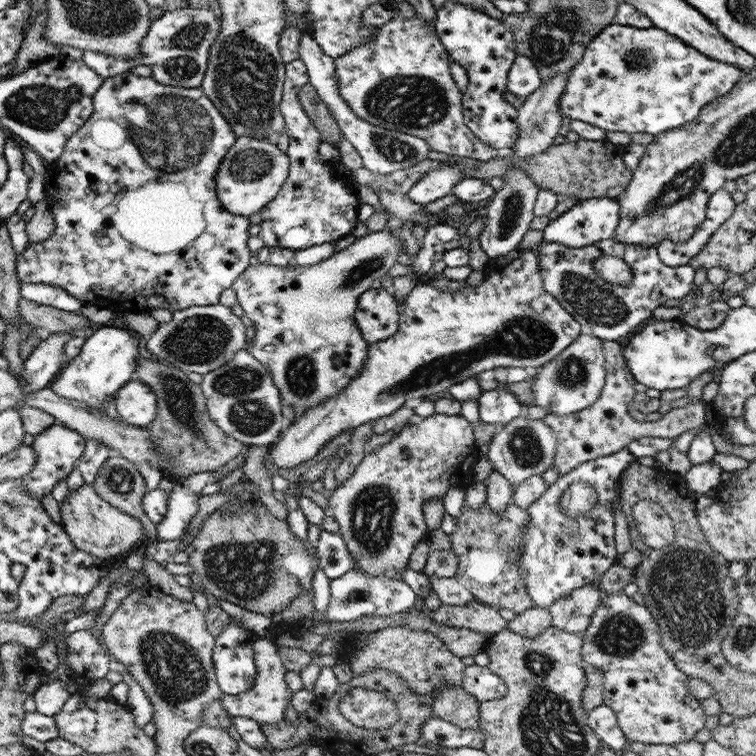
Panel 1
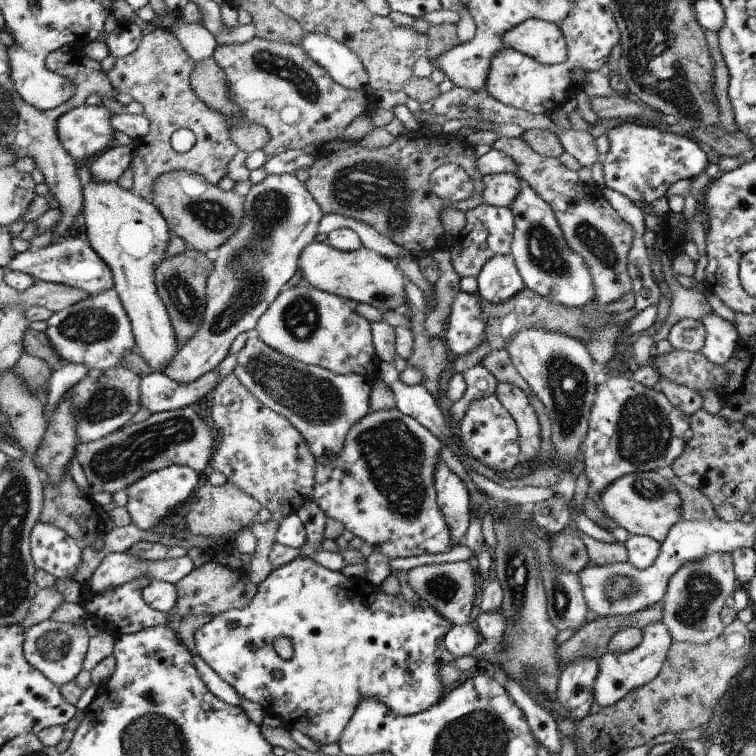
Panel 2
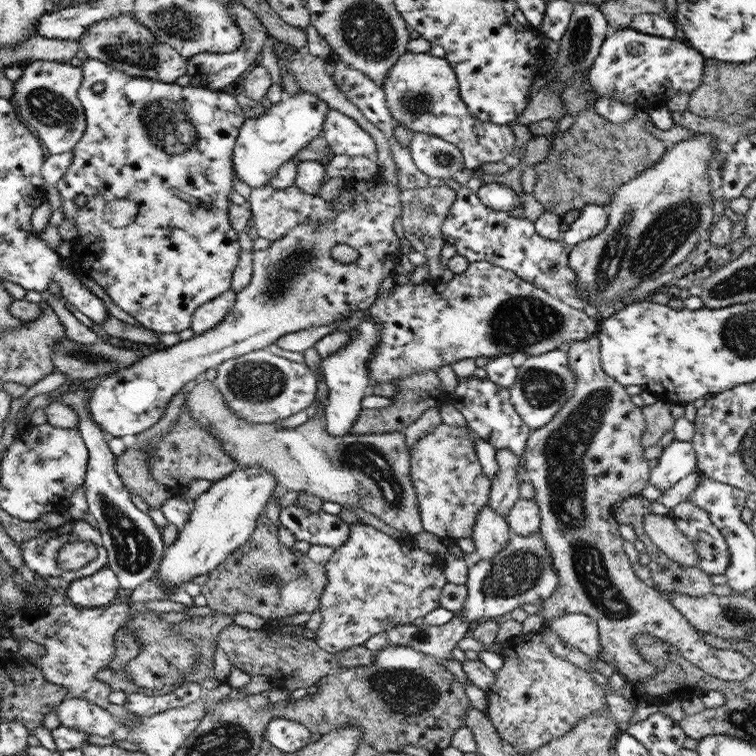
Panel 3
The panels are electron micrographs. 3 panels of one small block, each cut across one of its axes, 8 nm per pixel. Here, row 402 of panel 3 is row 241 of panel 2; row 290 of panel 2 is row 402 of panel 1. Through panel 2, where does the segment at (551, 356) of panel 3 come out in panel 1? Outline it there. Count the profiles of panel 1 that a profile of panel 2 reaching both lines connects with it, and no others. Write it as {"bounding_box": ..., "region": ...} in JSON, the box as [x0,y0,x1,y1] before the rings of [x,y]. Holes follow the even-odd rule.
{"bounding_box":[531,332,606,415],"region":[[[581,332],[555,360],[540,366],[531,384],[533,390],[531,406],[542,406],[557,415],[580,412],[592,406],[605,385],[606,365],[602,341],[601,338]]]}

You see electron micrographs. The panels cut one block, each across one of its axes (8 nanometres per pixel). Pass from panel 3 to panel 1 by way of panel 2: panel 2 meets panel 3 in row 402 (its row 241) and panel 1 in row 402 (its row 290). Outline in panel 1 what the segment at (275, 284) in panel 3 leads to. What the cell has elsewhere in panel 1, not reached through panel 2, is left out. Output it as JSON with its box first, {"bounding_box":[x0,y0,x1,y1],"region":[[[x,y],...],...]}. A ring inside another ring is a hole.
{"bounding_box":[115,381,157,428],"region":[[[128,381],[118,390],[115,397],[122,421],[146,428],[156,418],[157,396],[143,382]]]}

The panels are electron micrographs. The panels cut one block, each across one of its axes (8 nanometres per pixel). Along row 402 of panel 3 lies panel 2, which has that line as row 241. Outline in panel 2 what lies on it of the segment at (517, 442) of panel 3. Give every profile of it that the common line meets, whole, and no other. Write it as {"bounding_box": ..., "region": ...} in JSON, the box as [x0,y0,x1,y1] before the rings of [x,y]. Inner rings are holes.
{"bounding_box":[451,202,514,276],"region":[[[484,202],[465,212],[466,226],[454,237],[451,244],[451,261],[454,270],[463,276],[477,276],[482,267],[496,255],[510,255],[514,230],[514,217],[510,207],[495,207]]]}

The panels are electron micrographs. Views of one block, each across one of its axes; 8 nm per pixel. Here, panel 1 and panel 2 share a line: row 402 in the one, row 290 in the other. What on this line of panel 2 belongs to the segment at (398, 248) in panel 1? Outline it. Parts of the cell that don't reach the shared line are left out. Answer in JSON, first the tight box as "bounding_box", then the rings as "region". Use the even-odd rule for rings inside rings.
{"bounding_box":[255,280,380,382],"region":[[[301,280],[296,287],[288,288],[279,294],[278,300],[263,314],[255,329],[262,342],[295,361],[316,365],[339,375],[360,374],[372,382],[378,378],[380,365],[372,343],[372,328],[366,316],[361,312],[357,313],[349,302],[350,300],[344,297],[318,290]]]}

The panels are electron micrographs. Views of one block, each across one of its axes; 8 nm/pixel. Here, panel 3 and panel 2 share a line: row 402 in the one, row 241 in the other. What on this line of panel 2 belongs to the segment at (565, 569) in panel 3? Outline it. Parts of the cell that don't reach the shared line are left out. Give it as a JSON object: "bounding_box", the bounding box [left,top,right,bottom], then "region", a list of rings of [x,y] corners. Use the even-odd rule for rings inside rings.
{"bounding_box":[492,137,634,304],"region":[[[500,137],[492,148],[501,150],[513,158],[519,170],[520,180],[528,183],[552,209],[567,245],[584,259],[588,267],[595,291],[594,304],[612,304],[630,292],[633,284],[627,269],[627,256],[634,242],[634,233],[632,233],[632,226],[624,221],[606,201],[602,190],[596,184],[584,183],[576,171],[568,169],[558,158],[547,157],[536,152],[522,137]]]}

